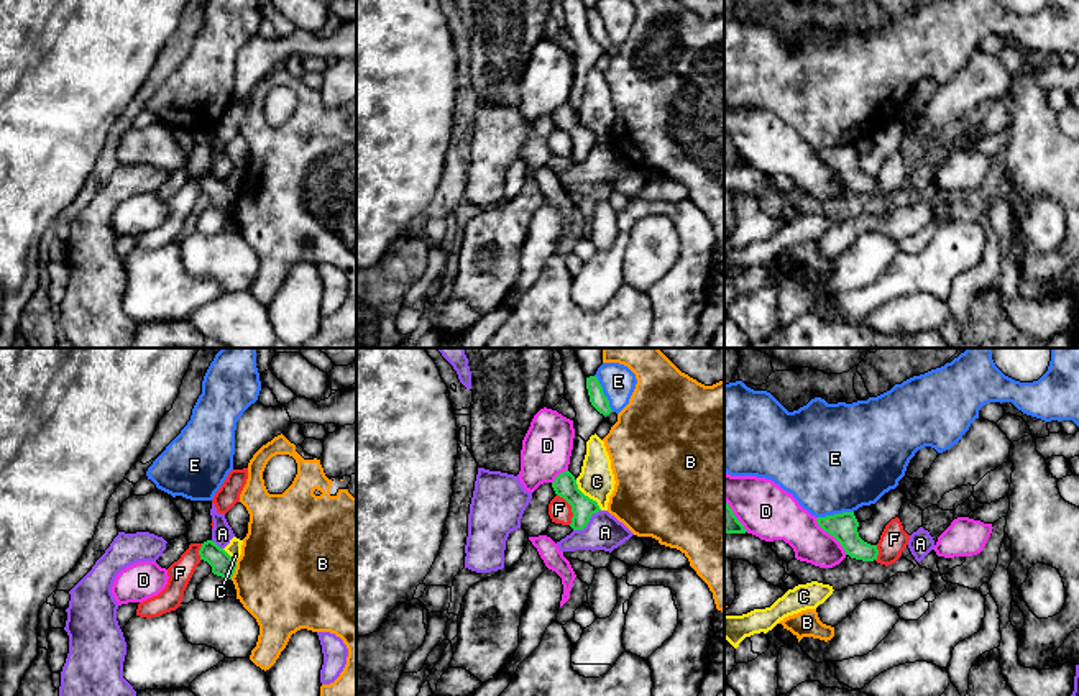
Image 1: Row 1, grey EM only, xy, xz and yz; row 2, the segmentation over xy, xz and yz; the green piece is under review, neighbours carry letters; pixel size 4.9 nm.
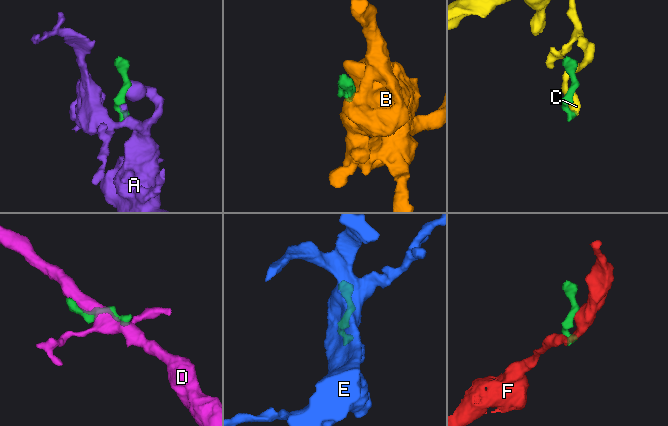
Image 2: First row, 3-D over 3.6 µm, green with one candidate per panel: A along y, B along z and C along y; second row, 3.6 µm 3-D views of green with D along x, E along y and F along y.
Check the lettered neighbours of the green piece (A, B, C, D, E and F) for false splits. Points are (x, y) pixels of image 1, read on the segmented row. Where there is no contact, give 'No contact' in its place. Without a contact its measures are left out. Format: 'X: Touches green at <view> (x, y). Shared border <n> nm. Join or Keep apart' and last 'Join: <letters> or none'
A: Touches green at xz (588, 521). Shared border 170 nm. Keep apart
B: Touches green at xy (234, 570). Shared border 100 nm. Keep apart
C: Touches green at xz (587, 496). Shared border 200 nm. Keep apart
D: Touches green at yz (831, 534). Shared border 240 nm. Keep apart
E: Touches green at xz (603, 393). Shared border 200 nm. Keep apart
F: Touches green at xz (572, 509). Shared border 170 nm. Keep apart
Join: none

